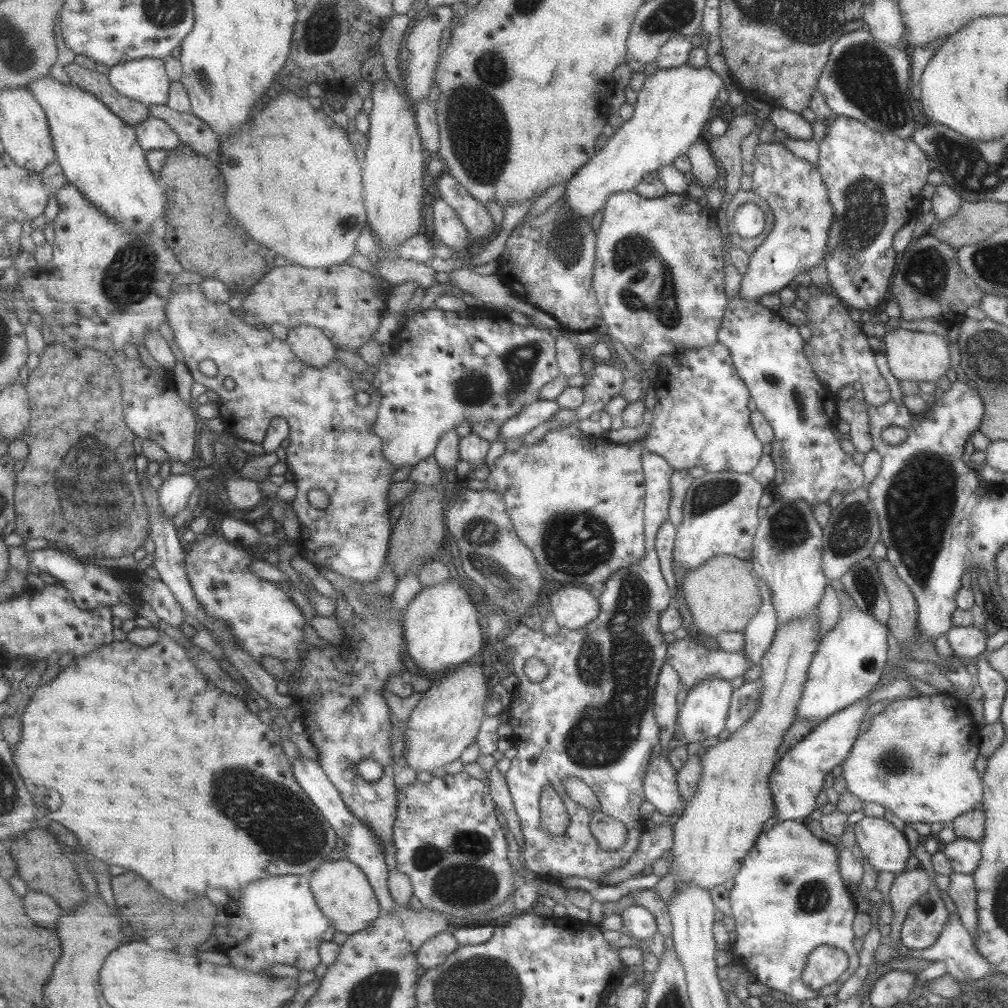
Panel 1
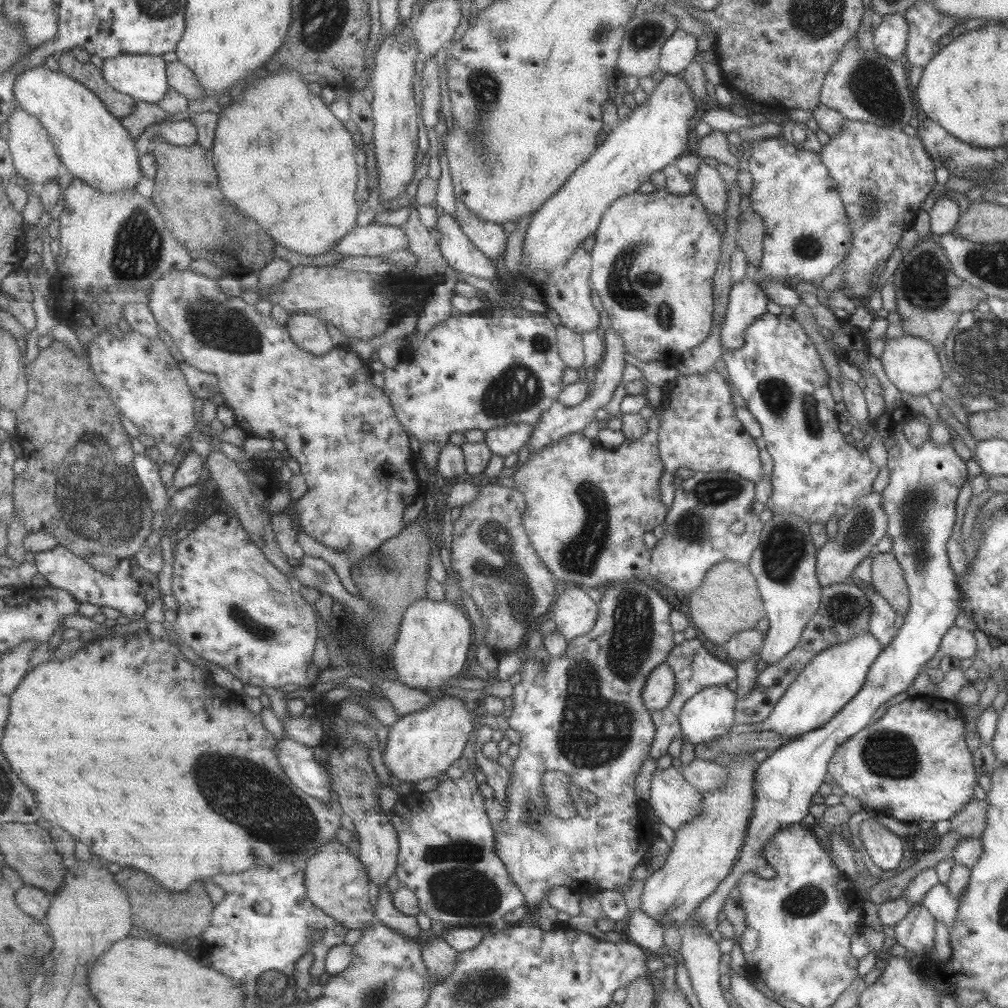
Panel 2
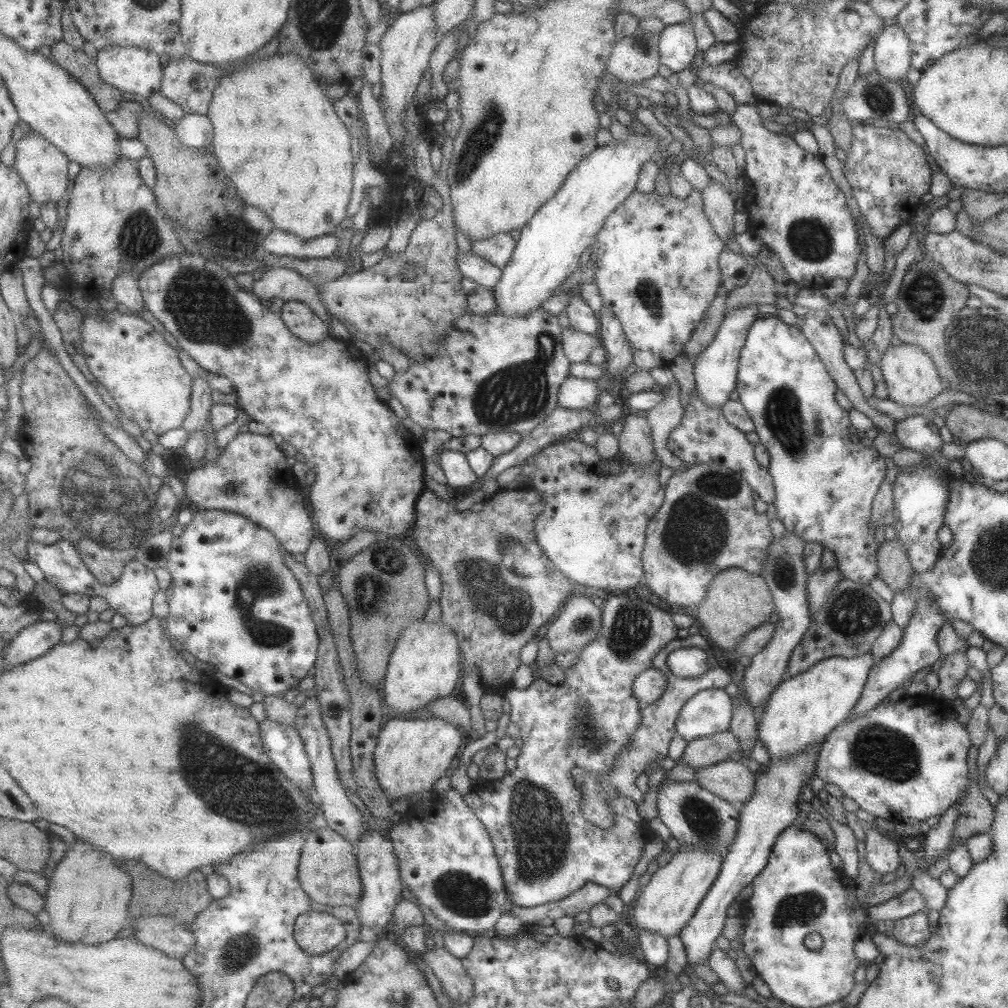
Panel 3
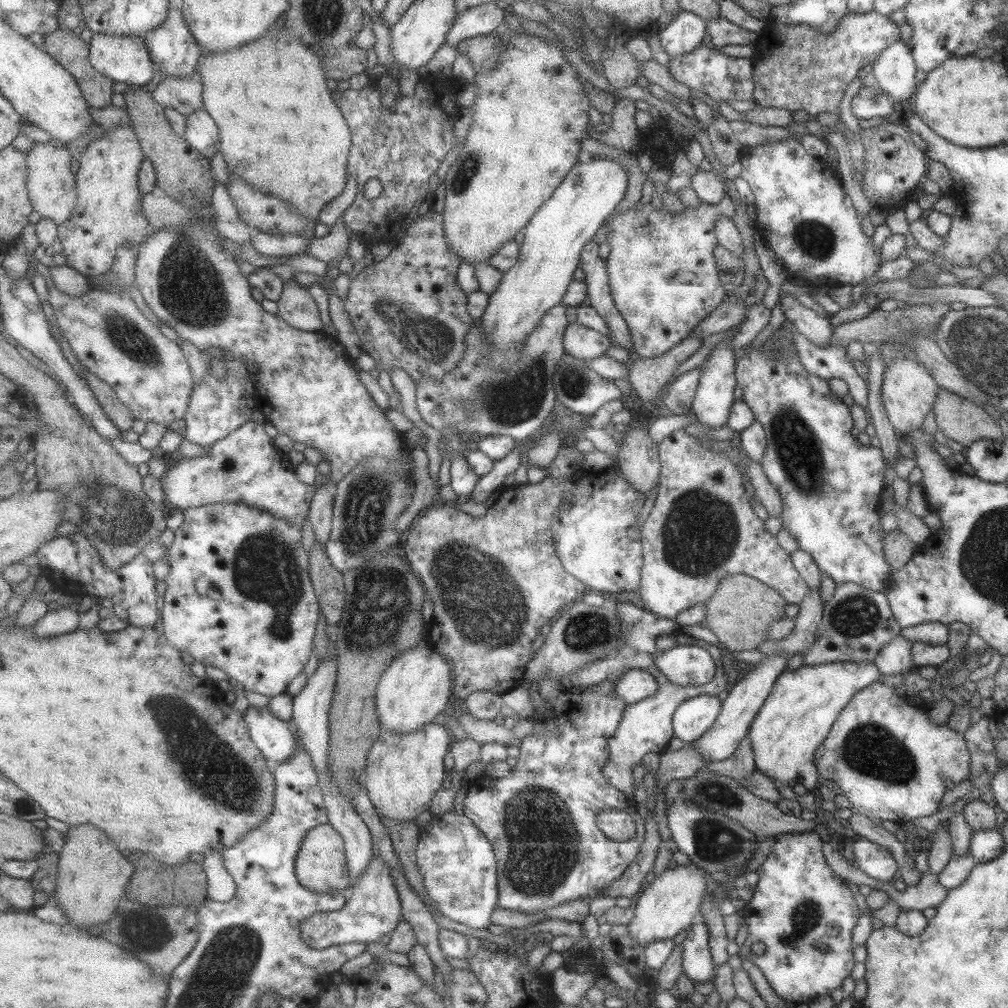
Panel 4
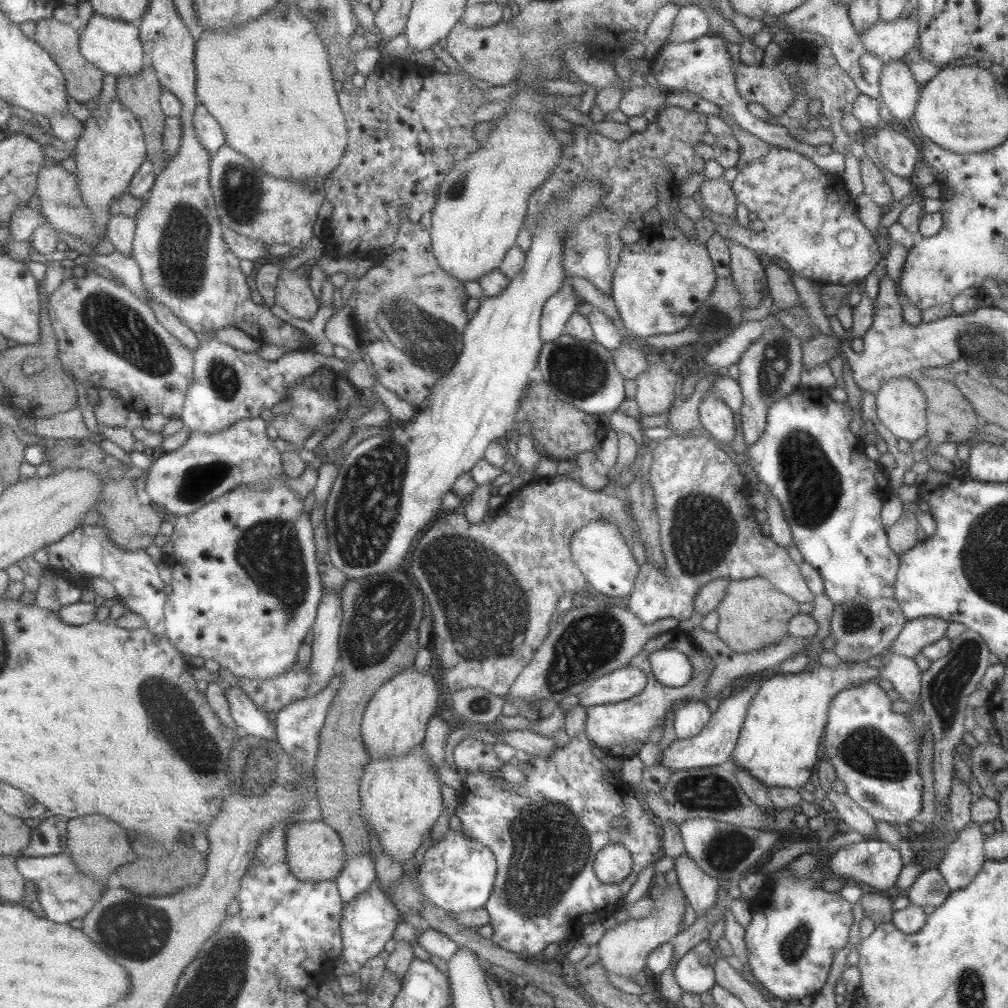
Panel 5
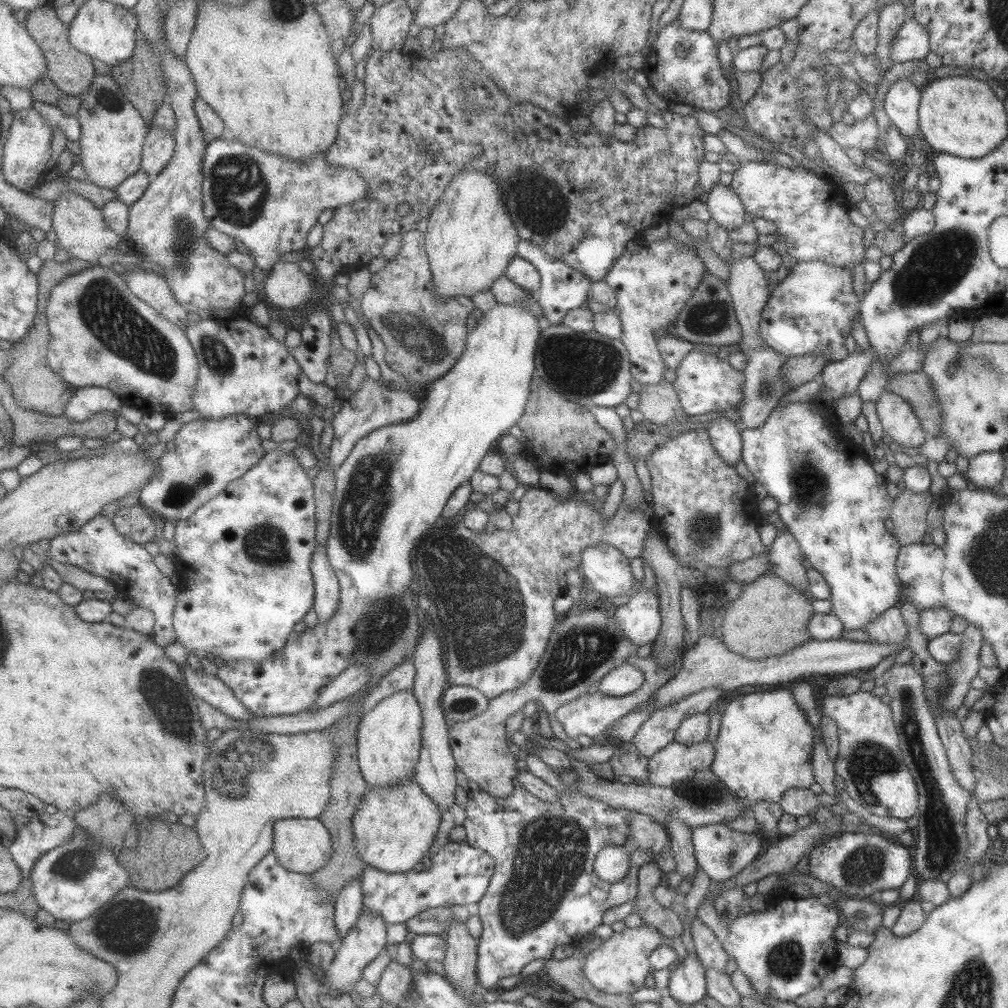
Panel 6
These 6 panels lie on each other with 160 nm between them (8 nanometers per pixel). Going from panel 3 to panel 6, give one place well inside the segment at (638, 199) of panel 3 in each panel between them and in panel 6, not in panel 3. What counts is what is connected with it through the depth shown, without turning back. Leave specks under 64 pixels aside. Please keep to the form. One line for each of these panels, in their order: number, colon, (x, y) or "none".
4: (662, 276)
5: (656, 284)
6: (651, 285)

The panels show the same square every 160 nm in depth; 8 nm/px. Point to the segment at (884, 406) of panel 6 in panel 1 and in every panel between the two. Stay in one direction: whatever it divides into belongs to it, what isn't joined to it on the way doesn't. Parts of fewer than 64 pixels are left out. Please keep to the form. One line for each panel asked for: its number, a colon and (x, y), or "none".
1: (918, 356)
2: (911, 364)
3: (910, 378)
4: (908, 392)
5: (899, 404)

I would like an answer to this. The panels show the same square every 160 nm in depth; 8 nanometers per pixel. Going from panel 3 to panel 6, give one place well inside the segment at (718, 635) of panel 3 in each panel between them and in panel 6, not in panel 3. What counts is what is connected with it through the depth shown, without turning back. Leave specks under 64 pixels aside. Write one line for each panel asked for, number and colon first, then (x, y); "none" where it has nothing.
4: (739, 612)
5: (753, 614)
6: (769, 617)

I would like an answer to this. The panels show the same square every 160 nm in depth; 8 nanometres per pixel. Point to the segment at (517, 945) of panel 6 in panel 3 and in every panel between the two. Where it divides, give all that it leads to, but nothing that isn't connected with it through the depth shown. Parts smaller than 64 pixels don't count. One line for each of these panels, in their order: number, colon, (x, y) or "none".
3: (585, 721)
4: (540, 820)
5: (543, 833)

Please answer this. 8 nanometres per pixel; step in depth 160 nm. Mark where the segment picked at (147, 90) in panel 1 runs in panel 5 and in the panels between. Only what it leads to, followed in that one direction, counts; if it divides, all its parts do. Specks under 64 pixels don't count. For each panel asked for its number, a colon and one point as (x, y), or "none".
2: (144, 77)
3: (135, 69)
4: (127, 60)
5: (115, 46)

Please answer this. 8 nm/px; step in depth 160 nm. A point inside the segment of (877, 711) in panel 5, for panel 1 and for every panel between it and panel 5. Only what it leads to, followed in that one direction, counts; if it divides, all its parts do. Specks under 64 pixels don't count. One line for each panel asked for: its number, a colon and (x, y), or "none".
1: (916, 759)
2: (912, 764)
3: (908, 759)
4: (890, 762)

